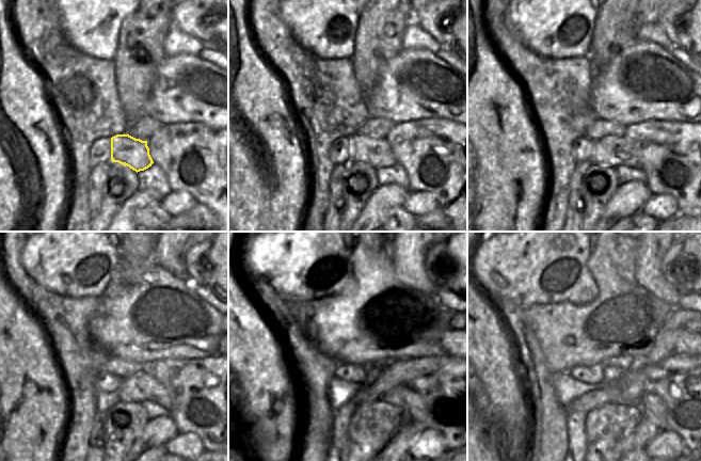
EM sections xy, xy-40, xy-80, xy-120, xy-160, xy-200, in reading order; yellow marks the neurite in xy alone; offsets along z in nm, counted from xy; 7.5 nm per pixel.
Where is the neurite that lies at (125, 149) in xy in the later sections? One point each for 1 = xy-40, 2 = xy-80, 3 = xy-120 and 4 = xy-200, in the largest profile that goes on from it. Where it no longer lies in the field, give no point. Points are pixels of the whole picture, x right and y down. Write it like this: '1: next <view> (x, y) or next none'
1: next xy-40 (377, 153)
2: next xy-80 (615, 152)
3: next xy-120 (140, 387)
4: next xy-200 (653, 407)

